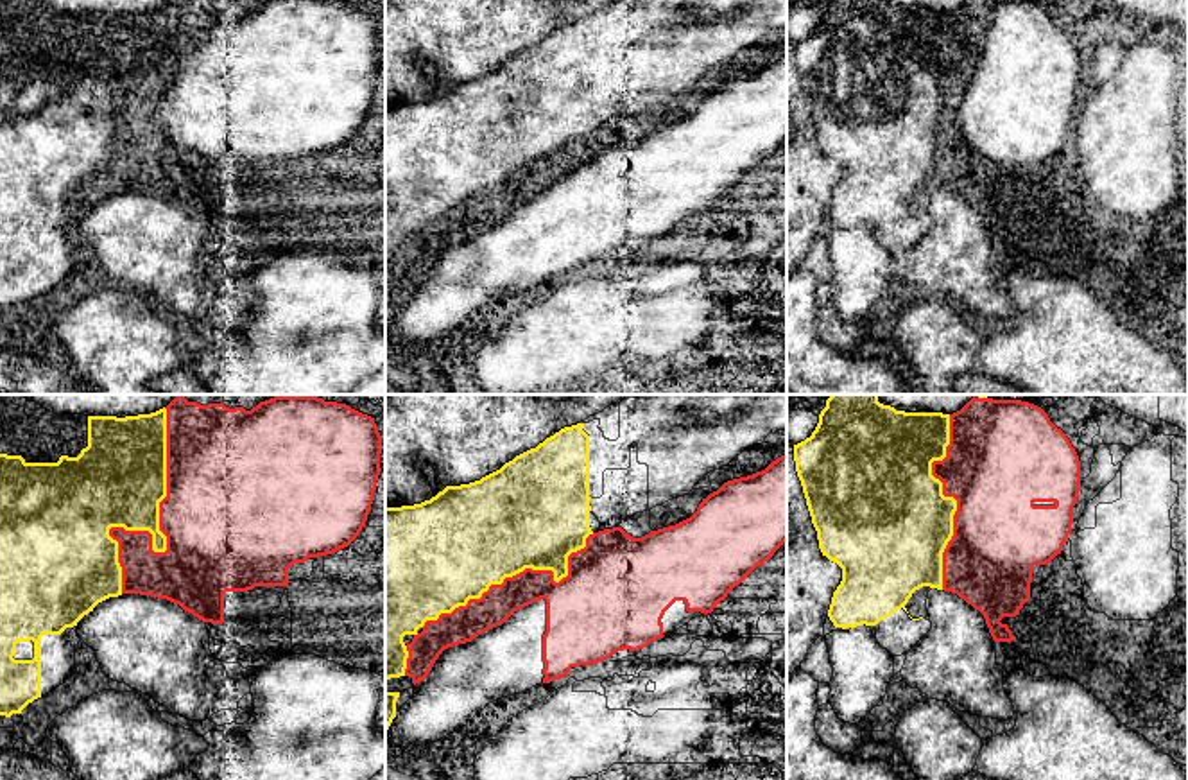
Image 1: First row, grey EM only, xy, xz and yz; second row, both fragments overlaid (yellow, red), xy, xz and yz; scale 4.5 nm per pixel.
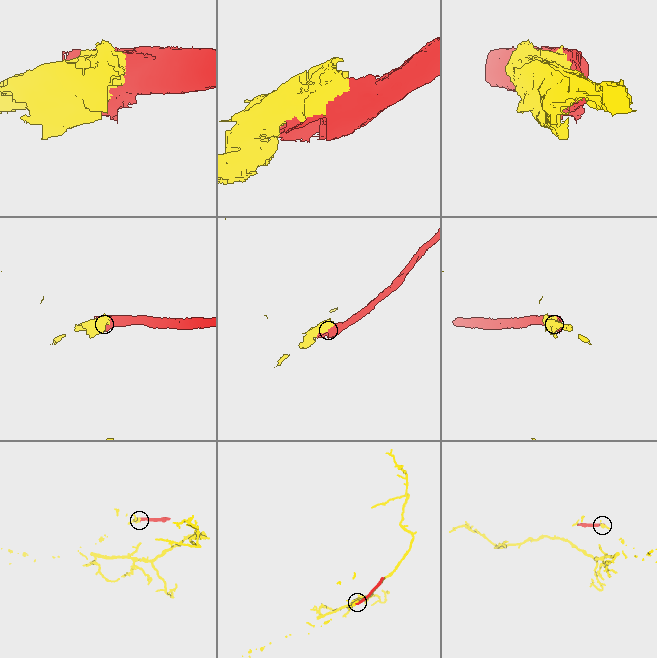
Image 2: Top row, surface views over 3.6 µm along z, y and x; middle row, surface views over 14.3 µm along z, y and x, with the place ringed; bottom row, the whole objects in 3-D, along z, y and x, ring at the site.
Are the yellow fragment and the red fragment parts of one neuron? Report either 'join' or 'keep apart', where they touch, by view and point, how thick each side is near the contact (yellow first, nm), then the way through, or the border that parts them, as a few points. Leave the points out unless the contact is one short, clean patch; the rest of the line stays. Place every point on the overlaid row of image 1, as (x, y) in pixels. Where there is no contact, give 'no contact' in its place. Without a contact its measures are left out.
keep apart | xy (165, 544) | 260/480 nm

